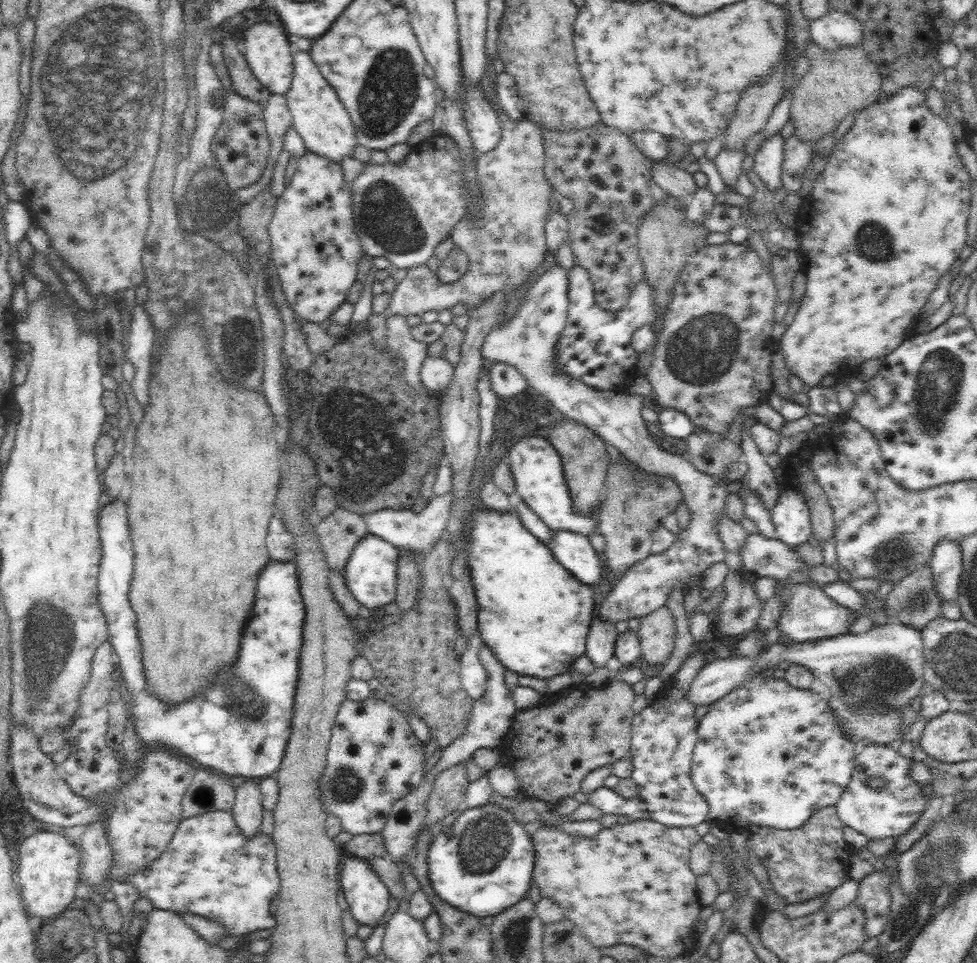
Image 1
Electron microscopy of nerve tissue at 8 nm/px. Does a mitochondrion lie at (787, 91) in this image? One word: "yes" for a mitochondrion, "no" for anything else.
no

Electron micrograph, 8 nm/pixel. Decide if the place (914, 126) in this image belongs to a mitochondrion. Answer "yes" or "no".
no

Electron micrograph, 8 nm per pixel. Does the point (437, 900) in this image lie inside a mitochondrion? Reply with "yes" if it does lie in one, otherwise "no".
no

